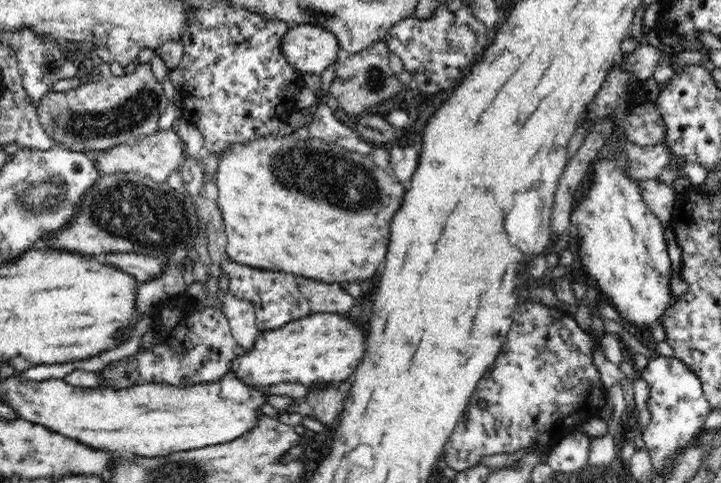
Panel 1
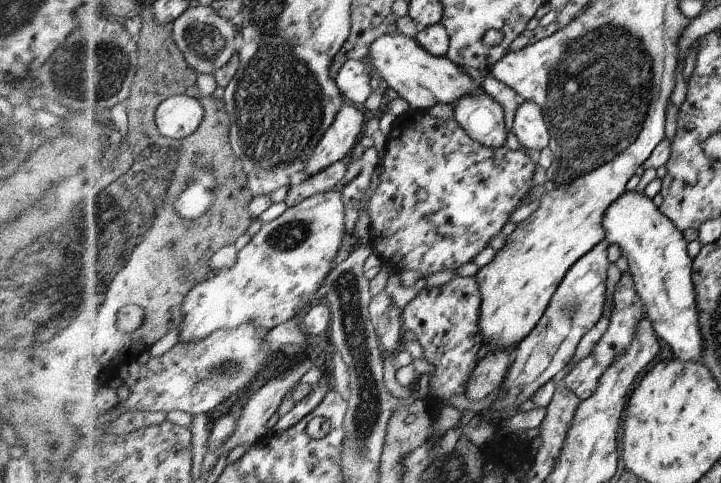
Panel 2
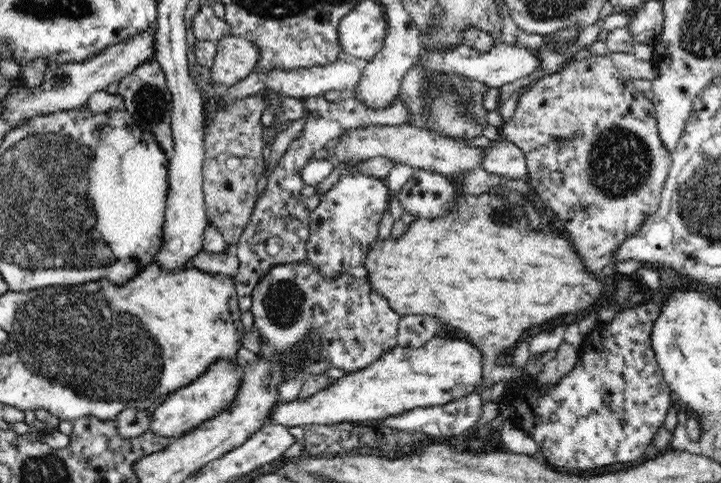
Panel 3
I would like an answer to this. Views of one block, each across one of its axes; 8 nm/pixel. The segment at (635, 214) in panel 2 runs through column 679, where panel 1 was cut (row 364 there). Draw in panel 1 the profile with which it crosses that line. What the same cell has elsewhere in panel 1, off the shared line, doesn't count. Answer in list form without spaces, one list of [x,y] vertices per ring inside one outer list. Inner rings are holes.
[[[314,314],[290,322],[284,327],[261,331],[252,350],[242,350],[231,360],[230,368],[248,386],[274,386],[280,382],[300,382],[305,386],[318,382],[346,381],[361,363],[367,338],[349,315]]]

